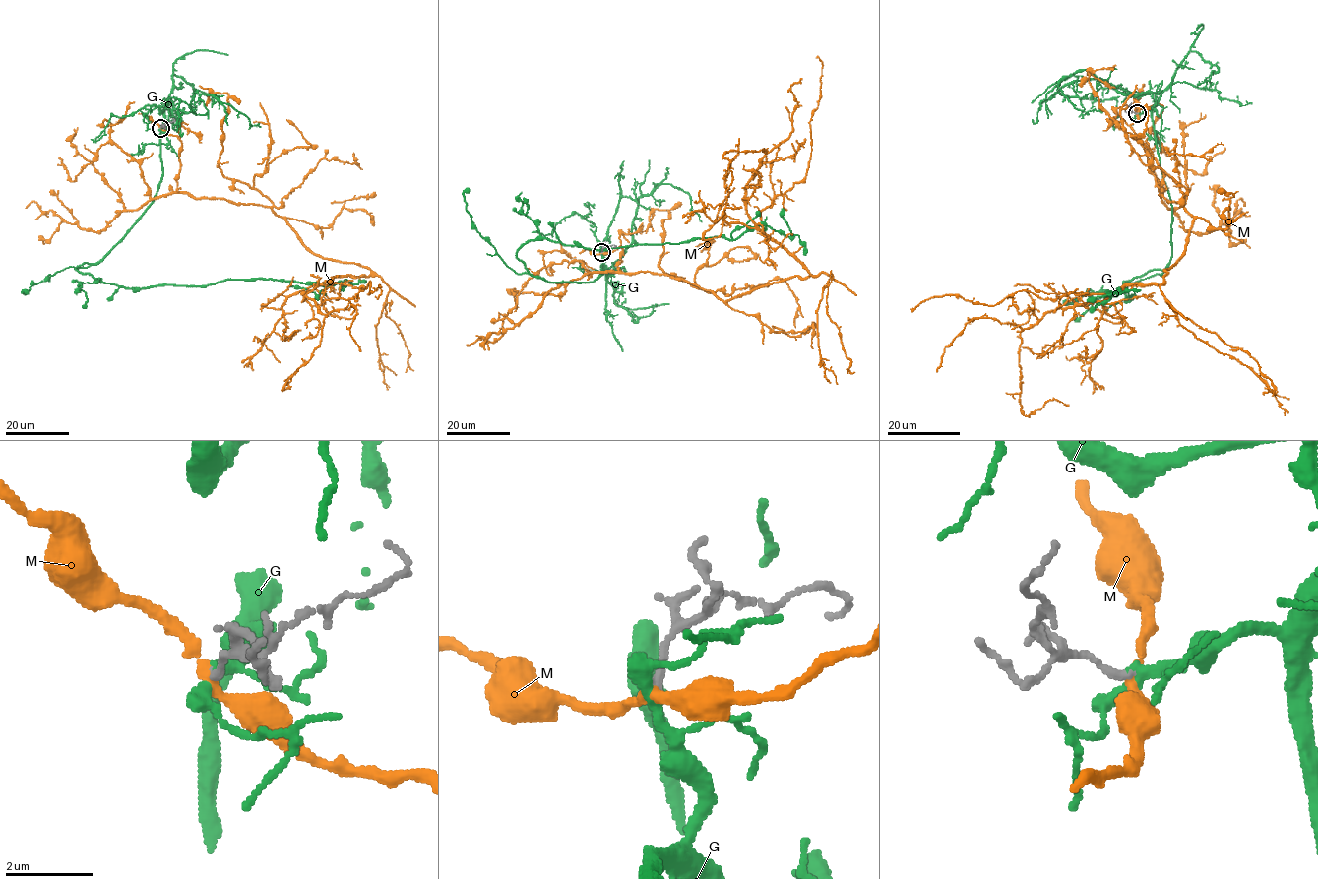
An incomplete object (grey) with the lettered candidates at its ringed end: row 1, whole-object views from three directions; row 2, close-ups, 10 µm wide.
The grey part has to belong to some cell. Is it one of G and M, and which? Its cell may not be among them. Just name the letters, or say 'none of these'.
G

